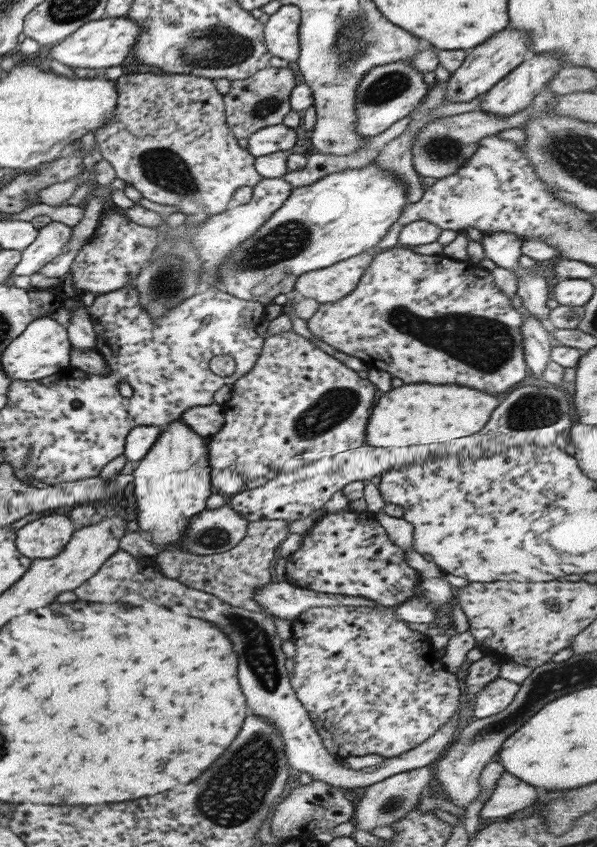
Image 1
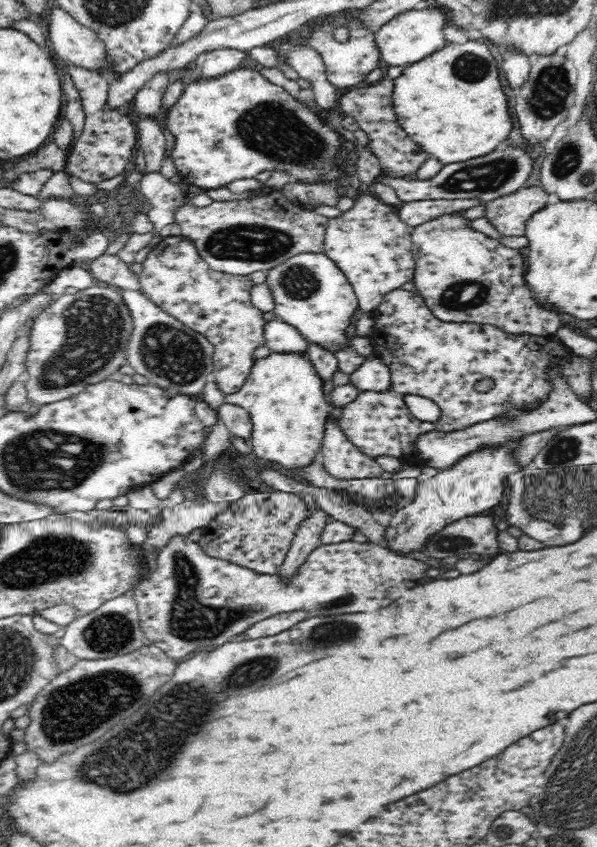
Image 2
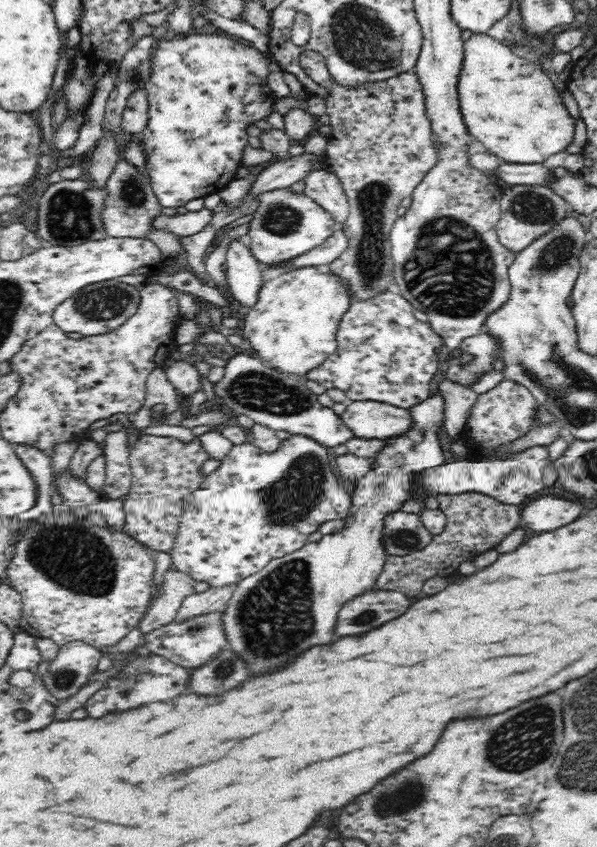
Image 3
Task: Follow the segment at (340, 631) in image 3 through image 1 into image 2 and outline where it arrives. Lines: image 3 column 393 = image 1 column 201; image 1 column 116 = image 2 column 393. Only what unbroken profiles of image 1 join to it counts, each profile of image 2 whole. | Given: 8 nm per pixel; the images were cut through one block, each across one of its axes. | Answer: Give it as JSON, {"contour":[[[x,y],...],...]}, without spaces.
{"contour":[[[179,535],[172,537],[160,548],[156,570],[146,572],[138,584],[138,592],[134,595],[144,636],[171,659],[184,660],[186,656],[193,654],[194,650],[214,650],[254,626],[254,623],[280,612],[305,610],[310,618],[314,618],[378,610],[400,598],[412,586],[418,586],[422,580],[432,576],[432,568],[423,561],[390,551],[388,546],[383,544],[348,540],[336,544],[321,544],[308,555],[306,562],[291,577],[282,581],[278,574],[260,574],[233,562],[212,558],[204,553],[199,543]]]}

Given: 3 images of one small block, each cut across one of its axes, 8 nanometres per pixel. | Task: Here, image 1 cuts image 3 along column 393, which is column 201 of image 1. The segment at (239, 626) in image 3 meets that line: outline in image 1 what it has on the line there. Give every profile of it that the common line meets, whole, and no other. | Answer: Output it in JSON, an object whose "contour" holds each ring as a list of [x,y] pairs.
{"contour":[[[182,420],[168,424],[148,454],[134,467],[134,494],[138,506],[139,530],[158,549],[171,550],[185,540],[190,518],[206,509],[206,500],[212,494],[211,466],[208,439],[196,434]]]}

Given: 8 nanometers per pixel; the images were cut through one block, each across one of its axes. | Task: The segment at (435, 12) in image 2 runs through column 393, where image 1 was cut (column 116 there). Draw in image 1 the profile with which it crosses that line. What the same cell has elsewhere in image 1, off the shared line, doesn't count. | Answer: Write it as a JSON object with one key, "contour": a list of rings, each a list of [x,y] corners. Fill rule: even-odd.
{"contour":[[[105,16],[102,20],[86,22],[76,29],[70,36],[51,45],[42,52],[50,60],[56,60],[68,68],[94,68],[97,71],[122,64],[129,55],[132,55],[136,35],[140,33],[140,26],[132,22],[132,18],[120,16],[110,18]],[[49,50],[49,51],[48,51]]]}

